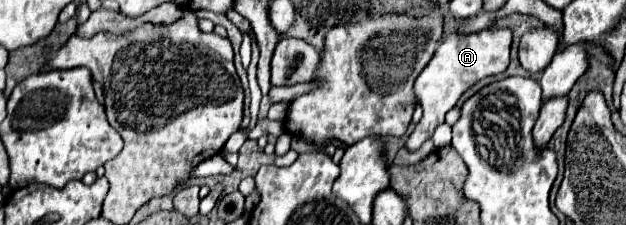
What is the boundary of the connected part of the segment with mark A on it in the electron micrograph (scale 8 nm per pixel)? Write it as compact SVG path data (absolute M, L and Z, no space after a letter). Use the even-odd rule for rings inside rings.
M489 28L471 36L451 34L445 38L431 62L415 80L415 94L423 108L423 118L417 124L415 132L407 140L409 150L421 148L421 144L433 136L435 128L445 122L445 114L455 108L461 94L487 76L495 76L507 70L509 66L509 48L511 48L511 30L509 28Z

